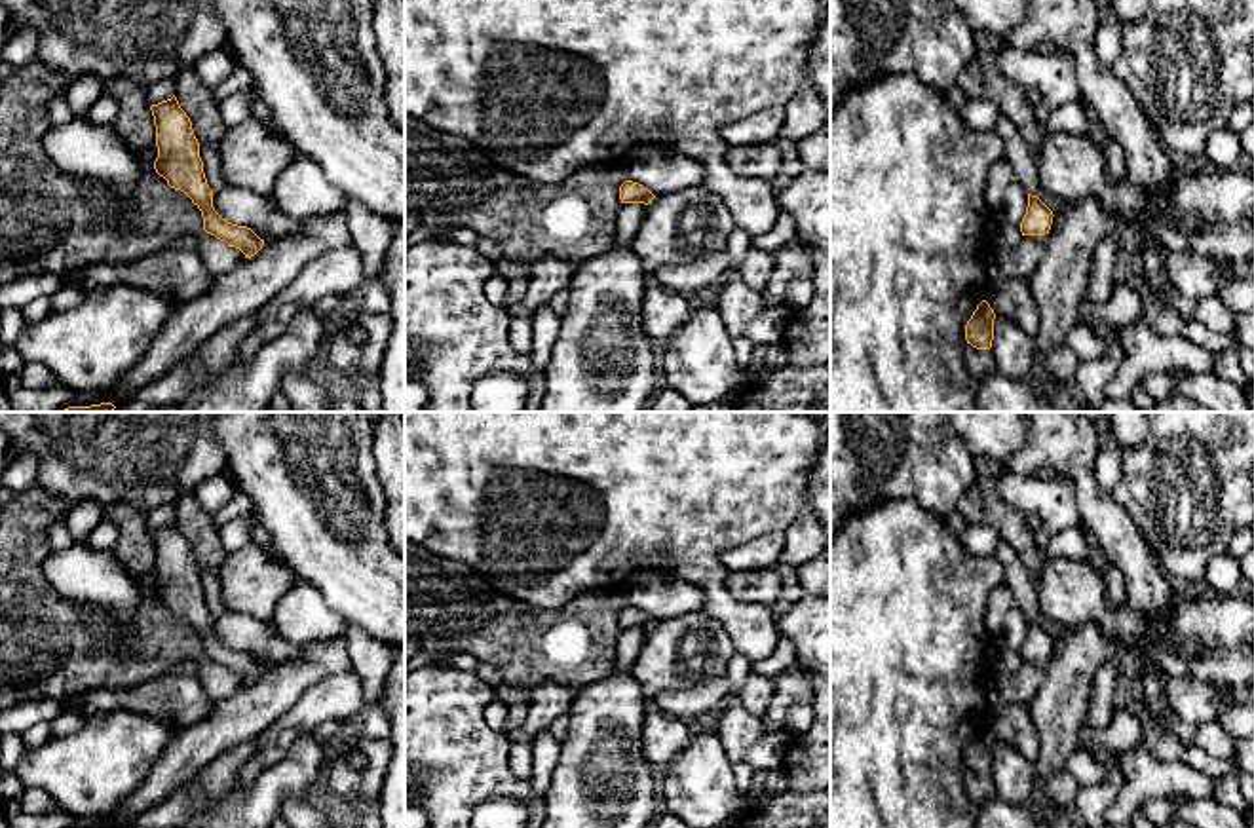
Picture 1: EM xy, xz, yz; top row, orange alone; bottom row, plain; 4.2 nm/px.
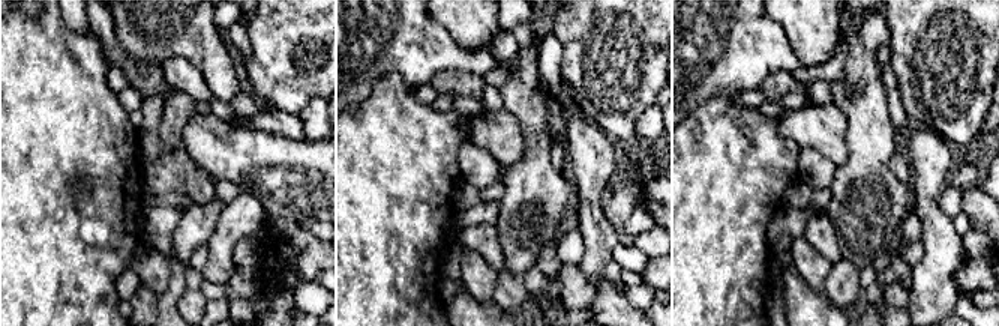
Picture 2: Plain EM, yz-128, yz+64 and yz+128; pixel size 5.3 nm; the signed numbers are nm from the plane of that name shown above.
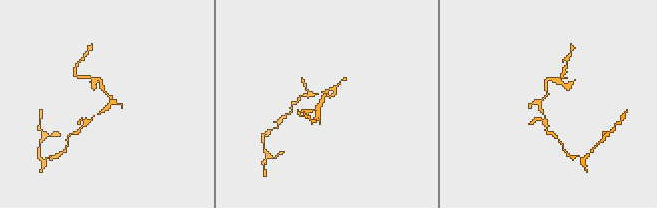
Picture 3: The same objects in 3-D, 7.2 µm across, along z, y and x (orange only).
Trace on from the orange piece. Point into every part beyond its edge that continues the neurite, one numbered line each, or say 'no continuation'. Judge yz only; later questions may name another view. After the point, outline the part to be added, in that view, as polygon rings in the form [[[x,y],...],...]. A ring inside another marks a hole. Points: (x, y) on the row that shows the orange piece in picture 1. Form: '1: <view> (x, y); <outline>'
no continuation

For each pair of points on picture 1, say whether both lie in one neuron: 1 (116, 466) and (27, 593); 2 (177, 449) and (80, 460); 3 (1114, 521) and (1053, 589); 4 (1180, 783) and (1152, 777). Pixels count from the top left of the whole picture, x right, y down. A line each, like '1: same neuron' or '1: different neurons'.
1: different neurons
2: same neuron
3: different neurons
4: same neuron

